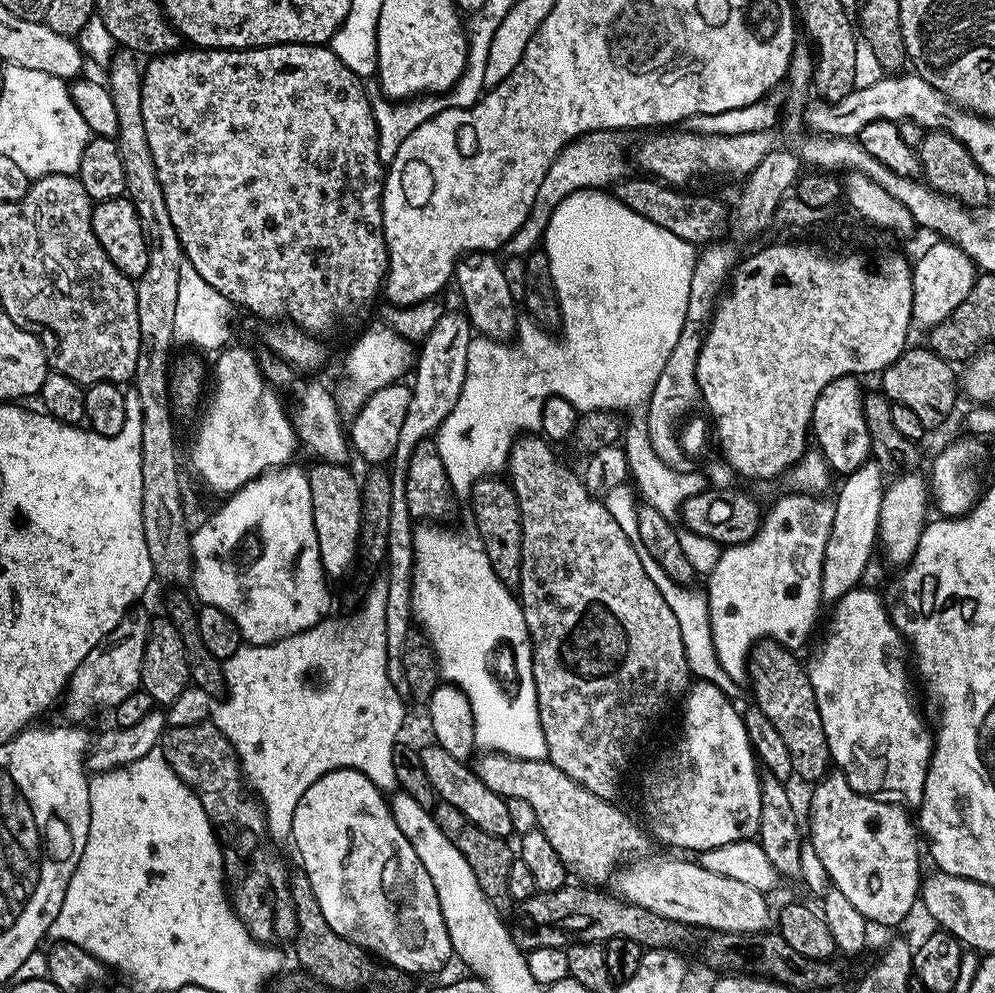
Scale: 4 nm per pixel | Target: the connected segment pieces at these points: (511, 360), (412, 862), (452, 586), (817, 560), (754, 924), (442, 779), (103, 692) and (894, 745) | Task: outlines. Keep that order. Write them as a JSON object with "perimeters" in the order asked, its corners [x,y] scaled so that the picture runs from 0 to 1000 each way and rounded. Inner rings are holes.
{"perimeters":[[[[593,133],[590,137],[576,141],[566,149],[561,155],[561,159],[557,159],[553,171],[549,171],[549,179],[545,179],[545,187],[541,187],[541,199],[537,199],[537,207],[533,211],[533,216],[529,216],[529,224],[525,224],[525,228],[510,244],[509,254],[512,259],[527,260],[542,247],[539,245],[547,238],[545,253],[551,260],[550,275],[555,279],[555,286],[559,290],[559,299],[563,305],[562,329],[567,330],[567,335],[564,336],[563,343],[559,343],[555,339],[554,333],[544,330],[534,318],[527,316],[519,323],[516,346],[491,342],[490,339],[483,337],[479,337],[472,344],[472,352],[468,361],[468,385],[464,389],[464,397],[460,397],[460,405],[456,405],[456,413],[452,413],[448,425],[444,425],[444,429],[436,440],[438,452],[444,461],[444,469],[448,469],[450,484],[459,501],[469,501],[479,483],[484,483],[491,477],[503,477],[508,474],[511,456],[515,454],[515,448],[519,446],[524,436],[528,433],[543,431],[546,407],[552,399],[564,399],[575,406],[583,417],[599,415],[602,411],[623,413],[626,412],[627,403],[635,403],[638,399],[644,399],[644,401],[654,399],[657,389],[661,385],[661,377],[665,377],[665,369],[669,369],[669,361],[673,361],[673,352],[677,352],[677,347],[681,345],[681,336],[685,336],[689,308],[693,304],[693,280],[697,276],[702,257],[701,247],[681,240],[681,236],[673,236],[673,232],[665,232],[665,228],[657,228],[657,224],[653,224],[653,220],[645,220],[645,216],[637,216],[637,211],[633,211],[633,207],[629,207],[624,201],[619,200],[618,196],[611,194],[610,197],[607,193],[598,193],[595,190],[611,188],[614,190],[632,176],[633,170],[631,170],[631,161],[627,158],[627,149],[617,138],[615,133]]],[[[341,773],[328,778],[299,808],[295,816],[295,832],[291,843],[297,849],[306,882],[314,893],[317,913],[332,928],[336,941],[344,941],[352,950],[367,955],[387,972],[402,976],[403,980],[434,979],[455,962],[454,950],[440,912],[440,900],[428,872],[420,868],[416,852],[408,848],[408,840],[400,836],[387,799],[368,779],[356,773]]],[[[426,526],[426,527],[423,527],[421,529],[421,531],[419,531],[417,533],[417,535],[415,535],[415,537],[414,537],[414,549],[416,550],[416,558],[418,559],[418,571],[417,571],[415,578],[414,578],[414,615],[416,617],[417,627],[419,629],[421,629],[421,631],[424,633],[426,639],[429,640],[432,648],[434,648],[434,653],[438,657],[438,663],[439,663],[439,666],[440,666],[441,671],[442,671],[443,682],[445,682],[445,684],[447,686],[449,686],[449,688],[456,689],[456,690],[458,690],[458,692],[463,693],[466,696],[466,698],[468,699],[468,703],[472,707],[472,711],[474,712],[474,718],[476,719],[476,731],[478,732],[479,750],[481,750],[481,752],[483,754],[493,755],[496,757],[504,757],[505,759],[509,759],[510,761],[513,761],[515,763],[525,763],[526,765],[545,765],[545,764],[548,764],[548,762],[550,762],[551,755],[549,753],[549,743],[545,739],[545,727],[543,726],[543,716],[541,715],[541,707],[539,706],[539,687],[537,685],[537,679],[535,678],[535,646],[534,646],[532,638],[531,638],[531,631],[529,630],[529,622],[527,621],[527,616],[523,612],[523,605],[522,605],[522,603],[520,603],[520,601],[518,599],[516,599],[516,597],[513,595],[513,593],[511,593],[511,591],[509,591],[505,585],[503,585],[503,583],[501,582],[501,578],[496,578],[496,574],[492,570],[492,562],[488,562],[488,558],[486,557],[486,553],[485,553],[481,543],[479,543],[479,541],[477,539],[465,540],[465,538],[462,536],[453,536],[452,533],[446,532],[446,531],[450,531],[450,530],[443,530],[441,527],[438,527],[438,526]],[[498,645],[515,645],[515,650],[518,651],[519,658],[521,659],[521,668],[523,668],[523,693],[521,694],[521,696],[519,696],[515,699],[514,703],[509,703],[507,700],[505,700],[503,698],[503,693],[498,693],[498,689],[494,689],[494,681],[490,681],[490,653],[494,653],[494,649],[498,649]]],[[[793,494],[793,499],[784,499],[776,517],[767,521],[767,527],[759,543],[752,548],[734,549],[725,555],[722,570],[711,577],[712,617],[716,626],[716,646],[724,670],[735,685],[747,686],[750,681],[750,666],[757,653],[766,645],[781,645],[790,653],[804,655],[812,645],[820,619],[826,609],[826,566],[830,558],[830,546],[834,542],[834,530],[838,526],[837,505],[824,504],[823,498]]],[[[687,865],[691,866],[639,866],[632,874],[624,873],[617,882],[618,901],[632,910],[648,914],[657,920],[665,920],[665,924],[673,924],[696,936],[720,935],[716,937],[724,941],[764,941],[775,932],[772,931],[775,926],[777,930],[778,918],[772,915],[773,903],[769,899],[750,892],[741,885],[710,876],[698,865]]],[[[431,747],[427,753],[423,752],[421,758],[424,772],[428,774],[428,783],[432,783],[432,792],[436,792],[443,807],[462,816],[475,832],[488,841],[504,844],[516,841],[510,805],[492,796],[492,792],[488,792],[488,788],[484,788],[484,783],[480,783],[467,766],[456,763],[456,759],[444,755],[444,751],[437,747]]],[[[136,611],[133,618],[125,620],[104,649],[94,651],[94,655],[82,663],[78,675],[74,675],[68,684],[68,692],[62,701],[64,721],[68,724],[65,726],[84,727],[87,721],[94,720],[99,713],[116,715],[123,703],[131,703],[131,699],[142,692],[141,680],[145,670],[151,619],[141,611]]],[[[861,590],[852,595],[849,600],[845,600],[843,604],[839,605],[838,611],[840,612],[836,616],[836,625],[832,628],[832,637],[828,640],[828,646],[824,649],[824,658],[821,659],[820,662],[817,663],[816,669],[813,668],[811,670],[812,674],[812,682],[814,683],[814,687],[816,688],[816,694],[818,695],[818,699],[820,700],[820,706],[822,707],[822,719],[826,719],[826,735],[830,735],[830,747],[832,748],[832,754],[834,755],[834,759],[836,760],[836,769],[839,770],[846,780],[852,784],[852,793],[857,794],[859,798],[865,798],[868,802],[878,802],[883,803],[885,800],[892,800],[888,798],[897,798],[901,802],[910,802],[911,805],[917,809],[917,812],[923,812],[929,807],[929,789],[931,788],[931,779],[933,778],[933,769],[937,765],[937,750],[939,748],[939,737],[938,734],[935,732],[933,733],[933,729],[931,726],[925,722],[925,717],[921,714],[921,709],[917,706],[917,701],[913,698],[913,677],[909,674],[909,657],[911,661],[911,649],[910,646],[907,644],[905,636],[902,634],[899,630],[896,629],[896,621],[894,619],[894,612],[893,609],[890,607],[889,601],[888,604],[886,601],[880,597],[880,594],[877,594],[875,591],[872,590]]]]}

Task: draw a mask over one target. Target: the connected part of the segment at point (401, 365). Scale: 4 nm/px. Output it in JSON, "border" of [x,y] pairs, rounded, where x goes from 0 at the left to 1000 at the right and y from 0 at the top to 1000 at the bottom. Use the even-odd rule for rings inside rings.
{"border":[[[376,324],[353,348],[346,363],[346,379],[339,391],[335,392],[337,407],[343,420],[358,419],[372,398],[389,388],[401,386],[406,381],[405,378],[417,370],[420,359],[421,353],[415,343],[408,342],[383,324]]]}

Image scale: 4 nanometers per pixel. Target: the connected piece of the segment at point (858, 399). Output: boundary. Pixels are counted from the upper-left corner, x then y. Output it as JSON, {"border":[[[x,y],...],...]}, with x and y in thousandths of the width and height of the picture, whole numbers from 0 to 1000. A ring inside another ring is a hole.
{"border":[[[847,379],[834,385],[834,389],[830,389],[826,397],[822,397],[822,405],[818,405],[815,434],[818,436],[819,446],[820,443],[824,446],[821,447],[822,453],[832,463],[832,470],[840,477],[862,473],[862,469],[873,462],[876,453],[874,437],[870,433],[868,400],[864,387],[865,384],[859,379]]]}

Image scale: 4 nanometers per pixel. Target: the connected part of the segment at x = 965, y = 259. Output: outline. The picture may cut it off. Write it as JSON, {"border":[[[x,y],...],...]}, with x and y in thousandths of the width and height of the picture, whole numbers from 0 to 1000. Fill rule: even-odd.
{"border":[[[952,240],[940,243],[922,262],[917,271],[917,320],[929,332],[935,332],[947,324],[969,303],[979,288],[983,271],[979,263],[967,251]]]}

